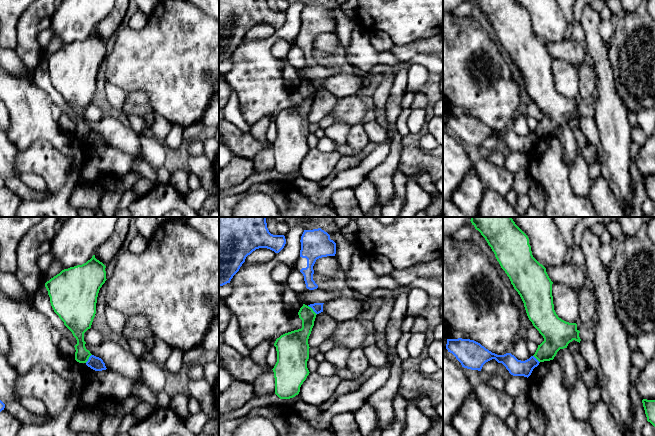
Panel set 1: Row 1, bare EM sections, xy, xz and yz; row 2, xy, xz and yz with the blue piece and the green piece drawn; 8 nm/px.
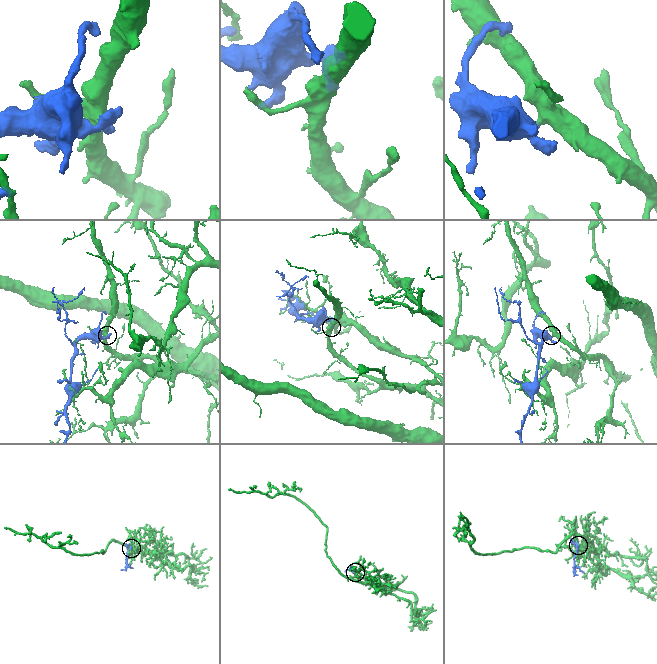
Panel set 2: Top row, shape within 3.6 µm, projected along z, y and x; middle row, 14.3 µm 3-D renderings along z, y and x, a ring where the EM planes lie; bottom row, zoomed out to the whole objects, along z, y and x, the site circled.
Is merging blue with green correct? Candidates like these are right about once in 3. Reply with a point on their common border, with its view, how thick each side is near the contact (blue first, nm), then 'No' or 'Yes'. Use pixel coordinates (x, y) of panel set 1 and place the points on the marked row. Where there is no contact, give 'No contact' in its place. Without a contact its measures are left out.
Touches blue at xz (313, 310). Thickness 80 nm (blue) against 130 nm. No

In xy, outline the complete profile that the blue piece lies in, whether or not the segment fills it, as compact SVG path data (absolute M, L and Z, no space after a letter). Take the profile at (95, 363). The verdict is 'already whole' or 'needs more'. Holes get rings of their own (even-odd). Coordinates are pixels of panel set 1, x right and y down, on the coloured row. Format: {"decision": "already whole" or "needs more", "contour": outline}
{"decision": "already whole", "contour": "M91 355L89 357L88 361L86 362L86 365L95 371L102 371L107 369L103 360L94 355Z"}

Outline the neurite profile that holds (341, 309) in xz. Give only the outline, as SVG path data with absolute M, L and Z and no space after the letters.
M360 296L338 297L323 304L323 312L337 320L355 320L363 310L363 299Z

